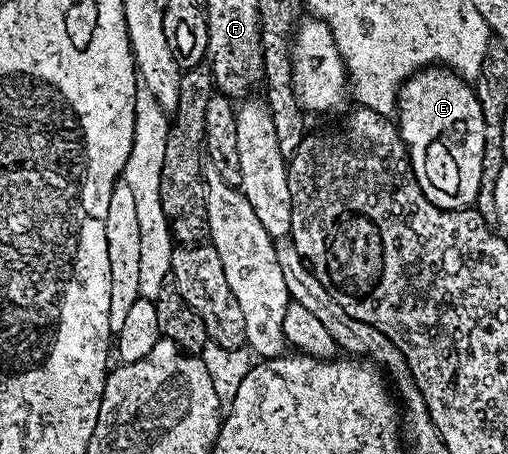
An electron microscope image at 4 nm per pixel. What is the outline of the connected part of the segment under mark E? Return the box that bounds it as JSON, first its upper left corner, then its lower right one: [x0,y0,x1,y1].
[395,67,483,209]

